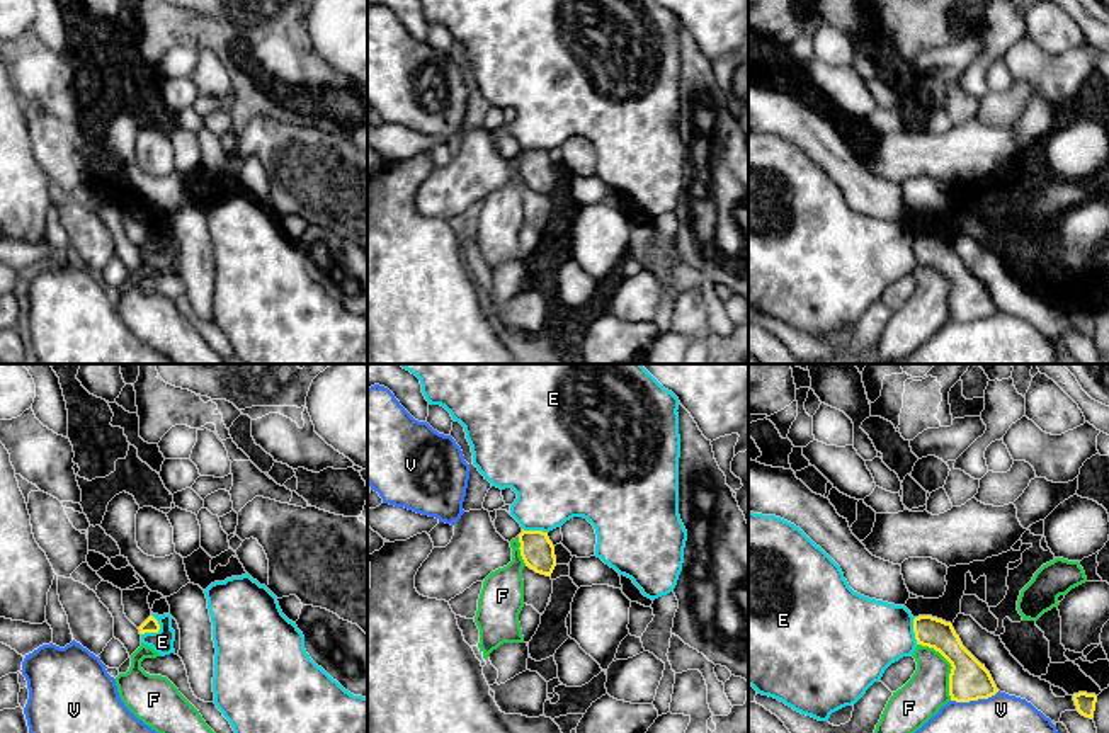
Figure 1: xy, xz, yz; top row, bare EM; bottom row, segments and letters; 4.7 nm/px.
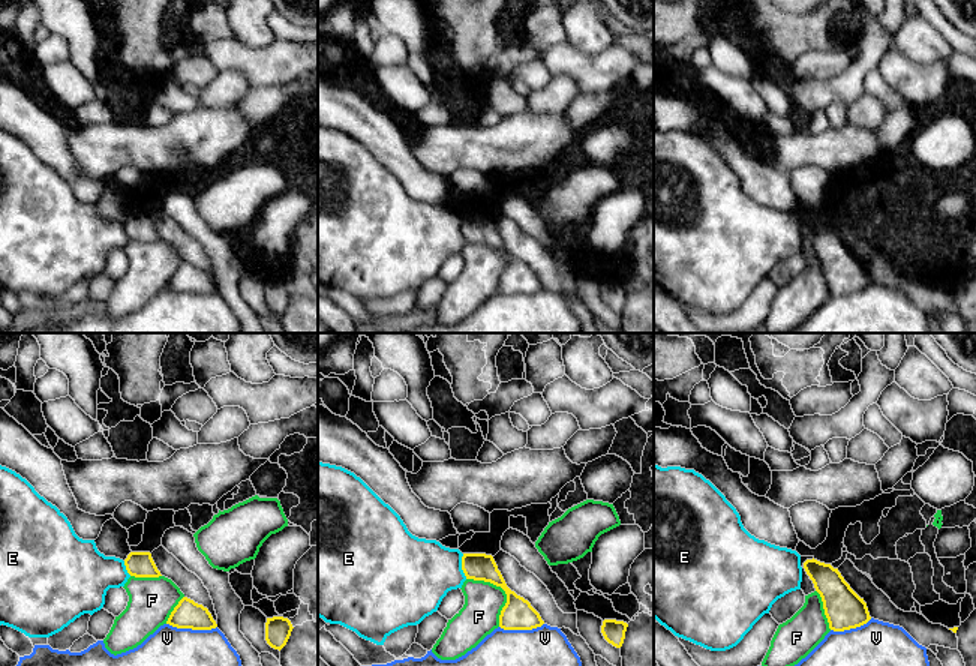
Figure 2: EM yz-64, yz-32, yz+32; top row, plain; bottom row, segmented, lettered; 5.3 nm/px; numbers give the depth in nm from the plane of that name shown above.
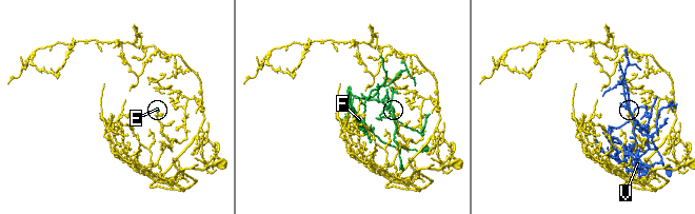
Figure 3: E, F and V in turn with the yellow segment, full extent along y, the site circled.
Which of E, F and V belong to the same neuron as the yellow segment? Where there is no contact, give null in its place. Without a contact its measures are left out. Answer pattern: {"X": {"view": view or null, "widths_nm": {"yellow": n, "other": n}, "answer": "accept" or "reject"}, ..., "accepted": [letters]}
{"E": {"view": "xy", "widths_nm": {"yellow": 70, "other": 110}, "answer": "reject"}, "F": {"view": "yz", "widths_nm": {"yellow": 190, "other": 200}, "answer": "reject"}, "V": {"view": "yz", "widths_nm": {"yellow": 190, "other": 460}, "answer": "reject"}, "accepted": []}

